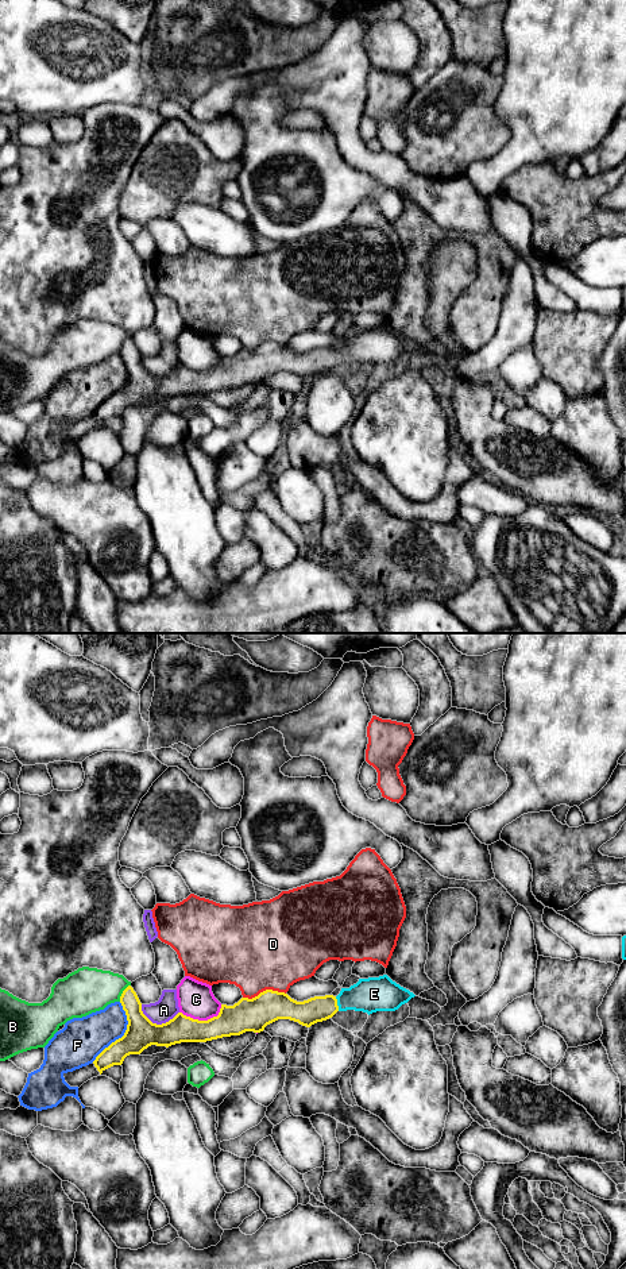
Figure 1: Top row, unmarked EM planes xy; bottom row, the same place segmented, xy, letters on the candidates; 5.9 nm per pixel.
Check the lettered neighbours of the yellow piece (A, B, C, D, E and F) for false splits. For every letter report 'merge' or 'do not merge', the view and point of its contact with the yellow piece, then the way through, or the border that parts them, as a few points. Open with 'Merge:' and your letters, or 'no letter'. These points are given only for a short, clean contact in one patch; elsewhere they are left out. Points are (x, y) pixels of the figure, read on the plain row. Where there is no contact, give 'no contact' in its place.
Merge: E
A: do not merge; contact xy (155, 375)
B: do not merge; contact xy (123, 344)
C: do not merge; contact xy (203, 373)
D: do not merge; contact xy (263, 343)
E: merge; contact xy (336, 355); way xy (317, 361), (336, 355), (374, 346)
F: do not merge; contact xy (124, 386)

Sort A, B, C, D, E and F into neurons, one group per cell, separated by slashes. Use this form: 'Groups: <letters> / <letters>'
Groups: A / B / C / D / E / F

